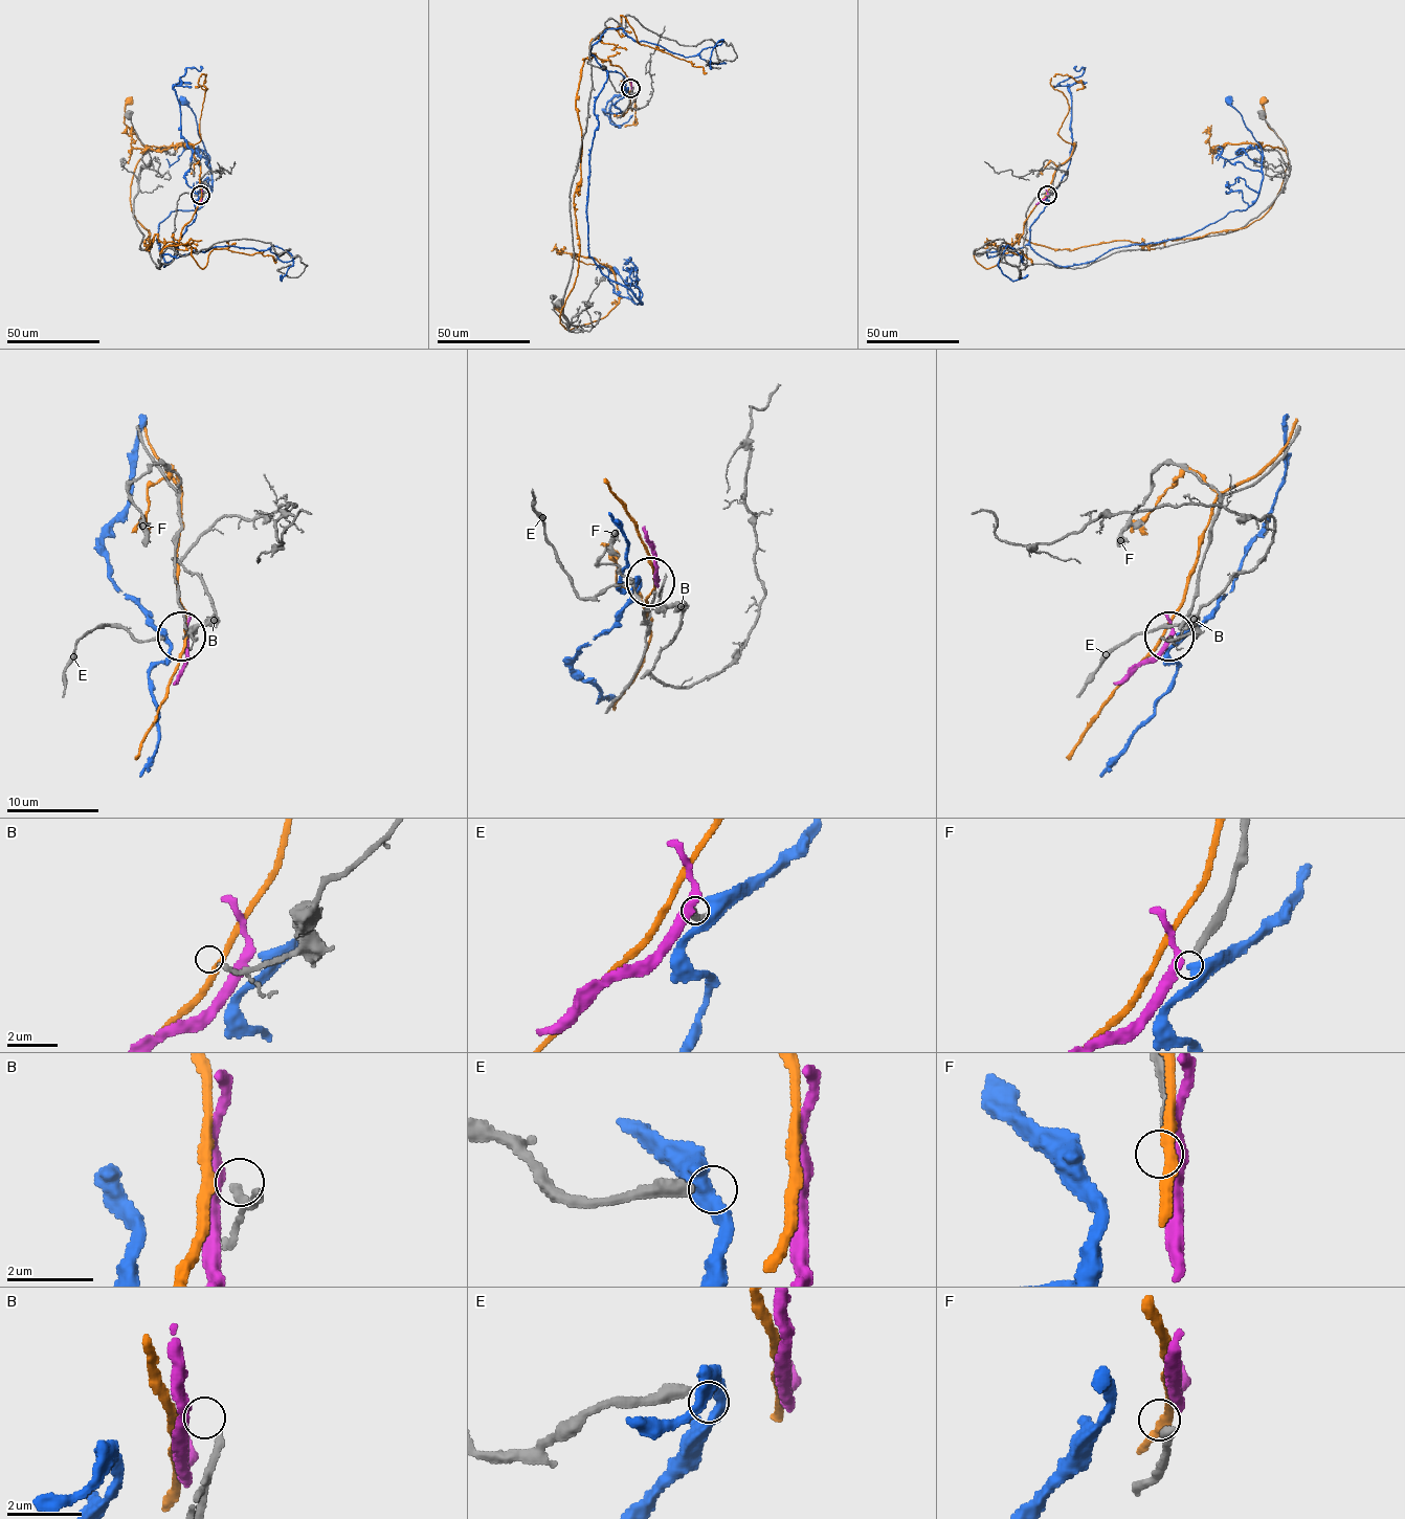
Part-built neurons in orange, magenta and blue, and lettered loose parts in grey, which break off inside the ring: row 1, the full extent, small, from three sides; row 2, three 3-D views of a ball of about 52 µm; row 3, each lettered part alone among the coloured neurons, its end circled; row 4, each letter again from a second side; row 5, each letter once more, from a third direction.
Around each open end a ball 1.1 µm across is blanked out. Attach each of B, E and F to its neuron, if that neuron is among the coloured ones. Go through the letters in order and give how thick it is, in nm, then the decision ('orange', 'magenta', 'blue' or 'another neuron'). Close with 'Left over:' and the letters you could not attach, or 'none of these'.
B: 180 nm | another neuron
E: 340 nm | another neuron
F: 240 nm | another neuron
Left over: B, E, F

